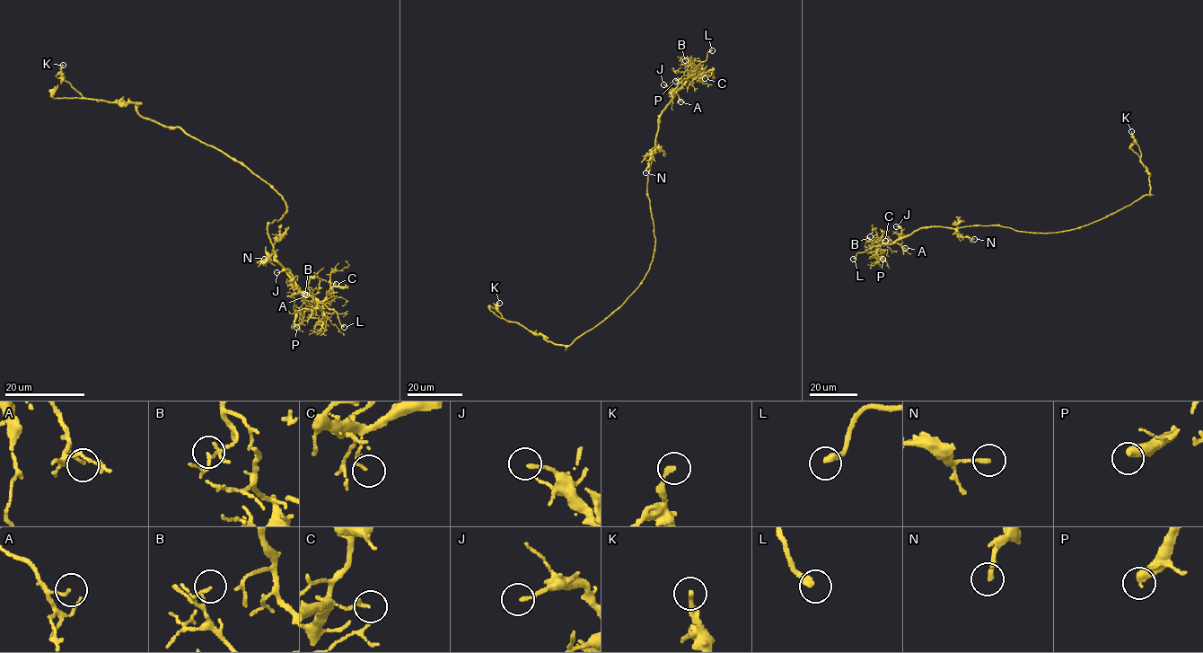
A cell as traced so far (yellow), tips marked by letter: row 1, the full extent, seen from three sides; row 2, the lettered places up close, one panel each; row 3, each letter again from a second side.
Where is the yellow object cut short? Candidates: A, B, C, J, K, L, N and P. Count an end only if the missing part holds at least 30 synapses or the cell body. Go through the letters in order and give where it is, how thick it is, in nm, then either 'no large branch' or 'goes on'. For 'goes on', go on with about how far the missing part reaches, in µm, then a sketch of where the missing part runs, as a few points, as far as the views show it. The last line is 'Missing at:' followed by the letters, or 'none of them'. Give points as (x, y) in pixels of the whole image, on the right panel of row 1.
A: (905, 248) | 110 nm | no large branch
B: (870, 236) | 100 nm | no large branch
C: (885, 241) | 150 nm | no large branch
J: (896, 226) | 150 nm | no large branch
K: (1131, 131) | 200 nm | no large branch
L: (853, 259) | 320 nm | goes on | 50 µm | (853, 259), (849, 266), (844, 267), (823, 241), (825, 239), (821, 244), (815, 241), (816, 236)
N: (974, 239) | 190 nm | no large branch
P: (882, 259) | 440 nm | no large branch
Missing at: L

